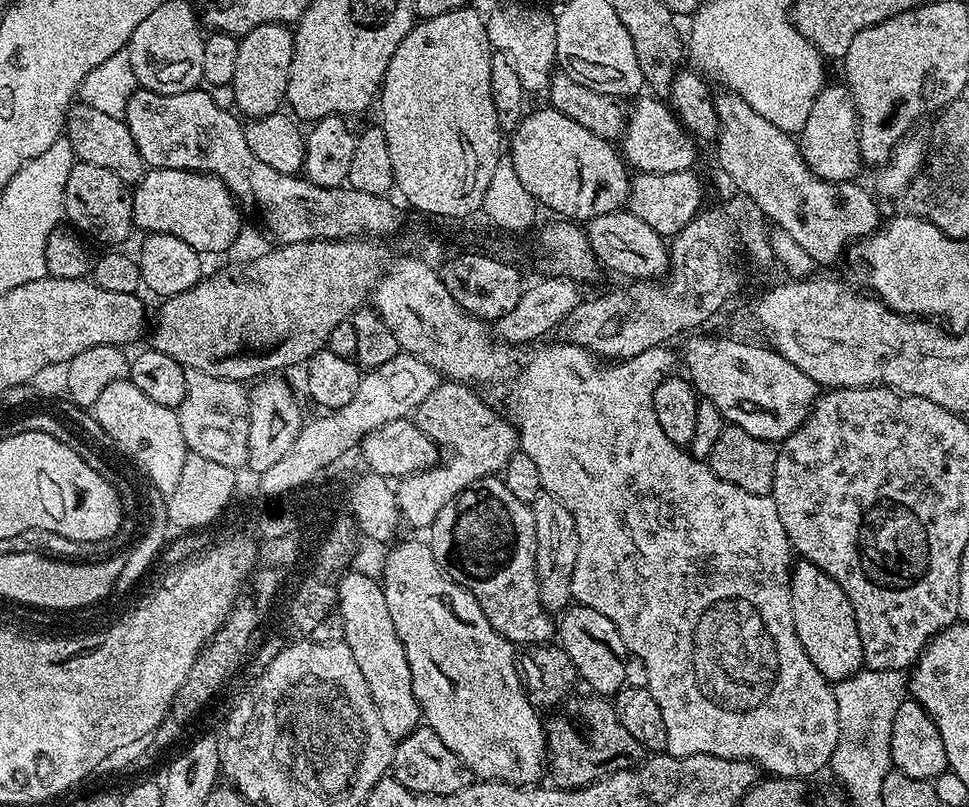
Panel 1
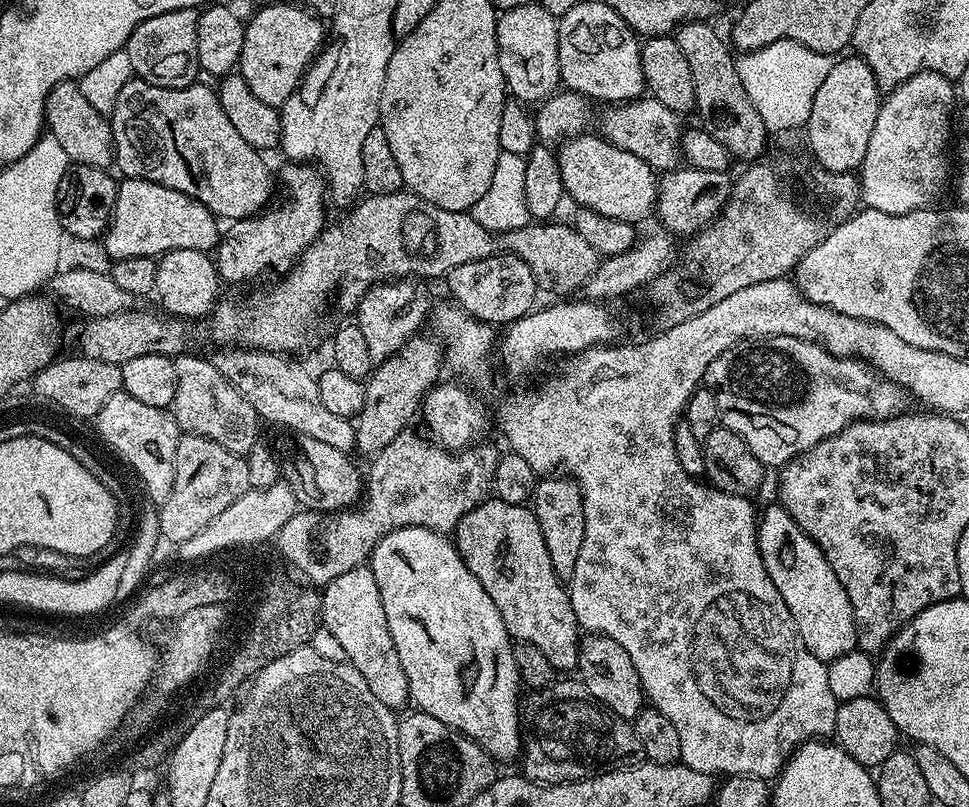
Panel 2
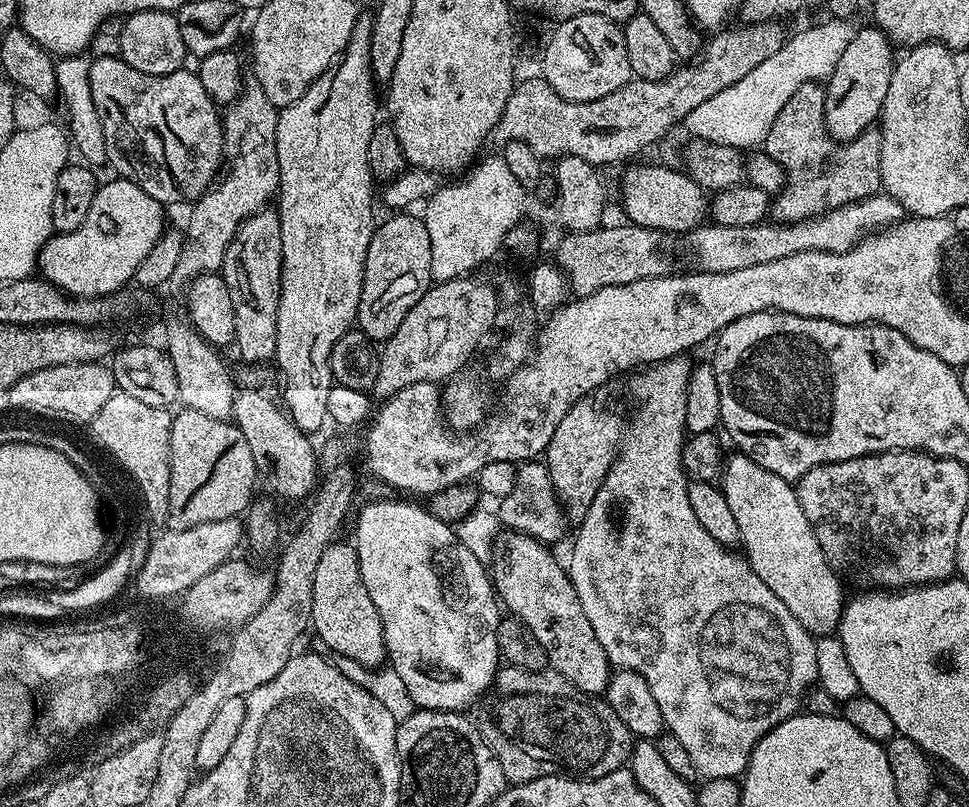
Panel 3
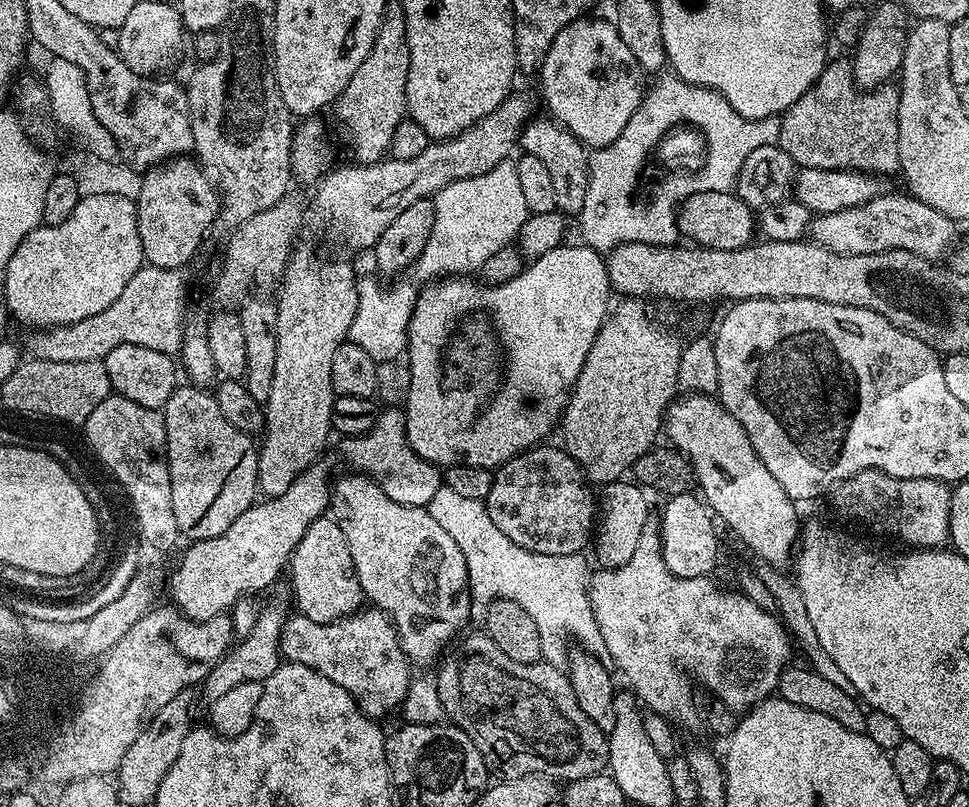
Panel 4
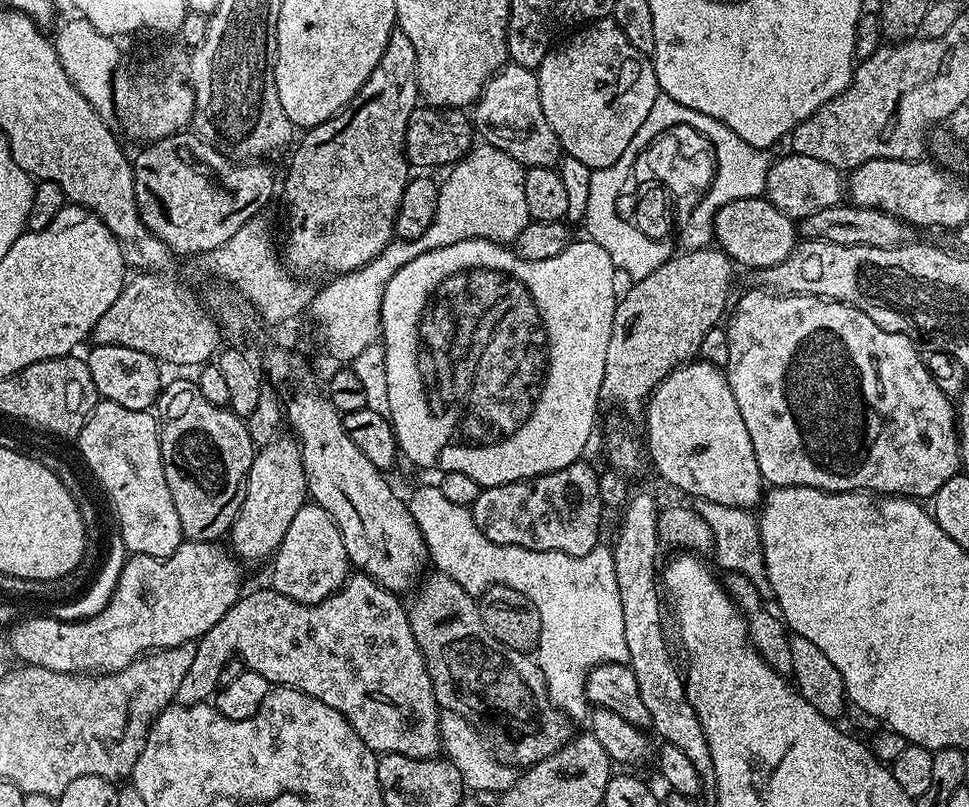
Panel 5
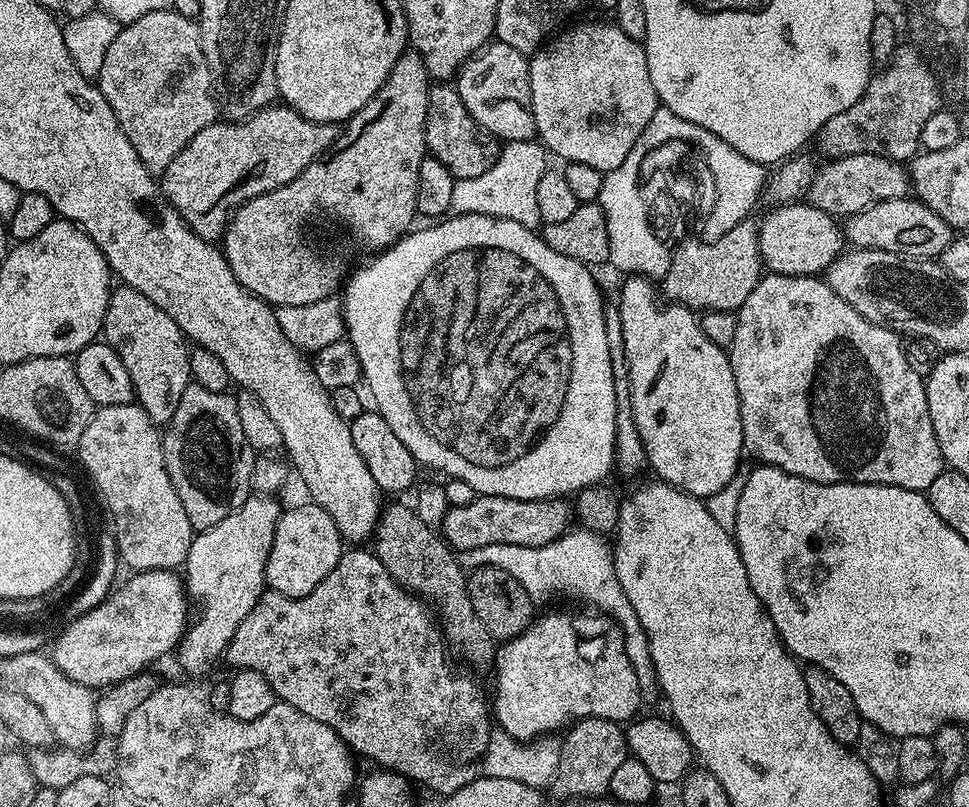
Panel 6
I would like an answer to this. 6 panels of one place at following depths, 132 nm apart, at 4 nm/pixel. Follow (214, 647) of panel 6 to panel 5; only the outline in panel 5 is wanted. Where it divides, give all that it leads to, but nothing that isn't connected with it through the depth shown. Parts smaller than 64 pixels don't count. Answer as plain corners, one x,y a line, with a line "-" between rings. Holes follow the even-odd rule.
284,434
259,449
252,460
250,474
246,478
244,501
230,529
233,553
240,552
252,560
267,561
282,542
294,514
302,510
309,499
306,470
302,466
300,445
291,435
-
236,551
236,552
235,552

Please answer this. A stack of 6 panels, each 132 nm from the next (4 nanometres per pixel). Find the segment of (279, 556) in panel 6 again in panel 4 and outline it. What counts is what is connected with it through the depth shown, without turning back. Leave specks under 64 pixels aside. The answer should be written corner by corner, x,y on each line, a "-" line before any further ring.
331,515
319,516
302,534
302,540
288,559
286,572
292,575
295,611
310,618
310,622
325,624
341,620
343,616
352,616
360,611
365,603
366,597
350,558
350,546
346,546
346,534
342,534

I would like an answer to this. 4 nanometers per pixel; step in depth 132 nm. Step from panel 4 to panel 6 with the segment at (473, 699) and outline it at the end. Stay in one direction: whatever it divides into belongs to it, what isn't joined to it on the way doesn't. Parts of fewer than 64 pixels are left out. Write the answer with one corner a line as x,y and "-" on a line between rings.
385,503
380,510
380,520
376,524
374,533
374,551
376,557
386,566
390,578
398,582
406,591
412,595
423,598
435,611
440,611
439,619
442,621
442,631
449,641
456,643
456,648
460,651
460,656
464,660
469,660
472,664
491,665
494,660
494,641
492,636
482,626
482,622
474,614
474,606
470,606
470,594
468,593
468,581
465,569
458,559
457,553
449,548
447,540
433,525
422,522
411,507
404,504

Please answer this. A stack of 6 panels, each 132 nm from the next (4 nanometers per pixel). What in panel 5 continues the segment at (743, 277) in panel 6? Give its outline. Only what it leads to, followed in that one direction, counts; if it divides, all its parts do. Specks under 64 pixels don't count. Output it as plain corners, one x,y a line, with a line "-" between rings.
715,246
680,250
617,299
602,382
603,395
609,396
617,409
639,413
652,391
674,369
699,357
706,330
725,319
732,271
732,261

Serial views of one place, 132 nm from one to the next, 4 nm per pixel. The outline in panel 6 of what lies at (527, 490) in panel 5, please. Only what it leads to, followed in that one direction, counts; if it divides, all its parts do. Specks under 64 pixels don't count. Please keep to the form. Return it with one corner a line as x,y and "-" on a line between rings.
477,495
470,506
449,508
442,521
442,535
449,548
463,554
491,544
506,546
546,546
563,536
574,524
574,508
564,498
519,500
501,496

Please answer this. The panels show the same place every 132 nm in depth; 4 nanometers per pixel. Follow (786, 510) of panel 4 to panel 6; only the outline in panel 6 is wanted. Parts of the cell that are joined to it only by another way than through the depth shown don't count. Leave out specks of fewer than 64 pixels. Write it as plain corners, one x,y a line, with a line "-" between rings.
639,274
629,275
625,280
628,281
620,288
618,307
621,312
622,338
625,339
625,354
629,364
630,406
633,408
634,424
637,427
642,446
645,448
647,467
651,470
653,468
656,471
653,473
659,479
663,480
664,483
672,484
674,487
690,493
691,496
707,498
718,494
718,490
722,490
722,486
726,486
741,471
740,456
743,457
745,455
738,386
734,382
734,370
732,369
732,363
728,361
728,353
725,349
714,346
714,342
710,342
710,338
706,338
706,334
702,334
700,316
693,309
688,308
685,304
677,304
675,302
658,304
652,298
653,281

